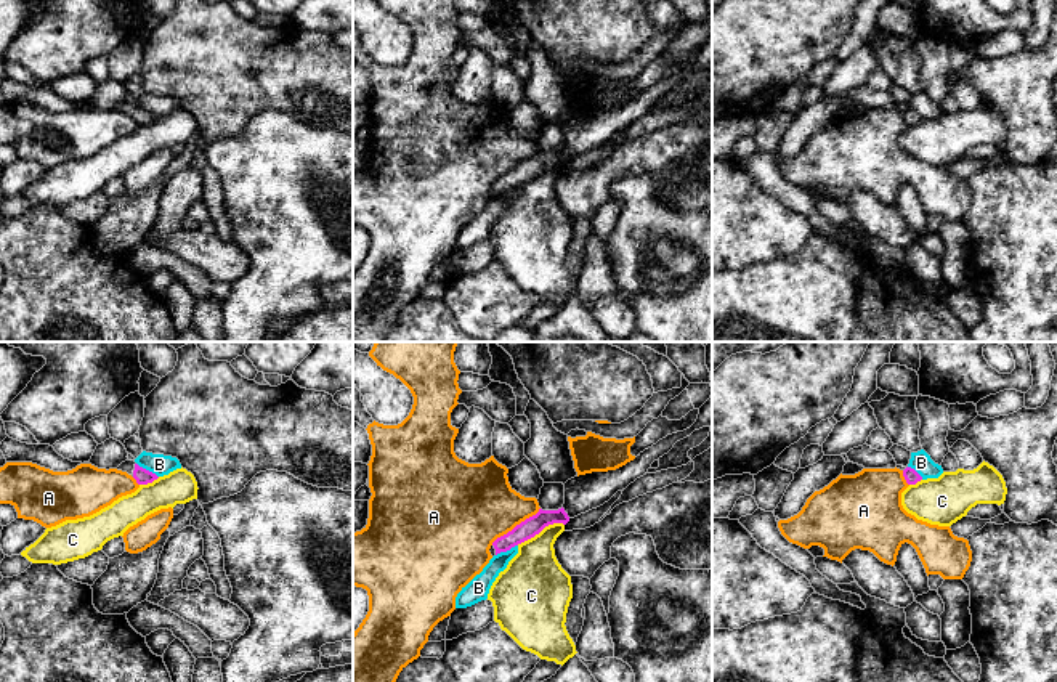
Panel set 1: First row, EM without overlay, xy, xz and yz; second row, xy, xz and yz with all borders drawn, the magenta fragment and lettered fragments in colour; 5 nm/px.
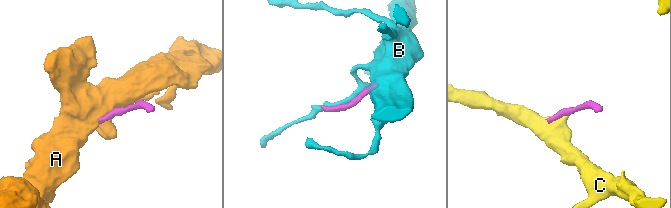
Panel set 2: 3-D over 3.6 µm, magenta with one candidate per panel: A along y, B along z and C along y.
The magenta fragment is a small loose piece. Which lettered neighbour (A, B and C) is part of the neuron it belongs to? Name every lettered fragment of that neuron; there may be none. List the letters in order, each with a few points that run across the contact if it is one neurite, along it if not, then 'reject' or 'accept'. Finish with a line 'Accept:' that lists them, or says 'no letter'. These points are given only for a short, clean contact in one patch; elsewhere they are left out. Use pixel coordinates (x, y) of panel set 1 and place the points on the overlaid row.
A: xz (539, 507), (491, 544) | reject
B: reject
C: xz (563, 523), (549, 523), (517, 544) | reject
Accept: no letter

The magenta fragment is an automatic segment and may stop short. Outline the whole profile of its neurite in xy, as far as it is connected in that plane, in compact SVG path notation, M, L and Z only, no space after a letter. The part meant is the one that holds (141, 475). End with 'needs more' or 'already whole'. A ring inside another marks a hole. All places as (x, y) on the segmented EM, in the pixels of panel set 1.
M135 461L122 462L117 470L127 472L132 475L138 485L148 485L157 480L159 477L143 467L140 467Z; needs more

